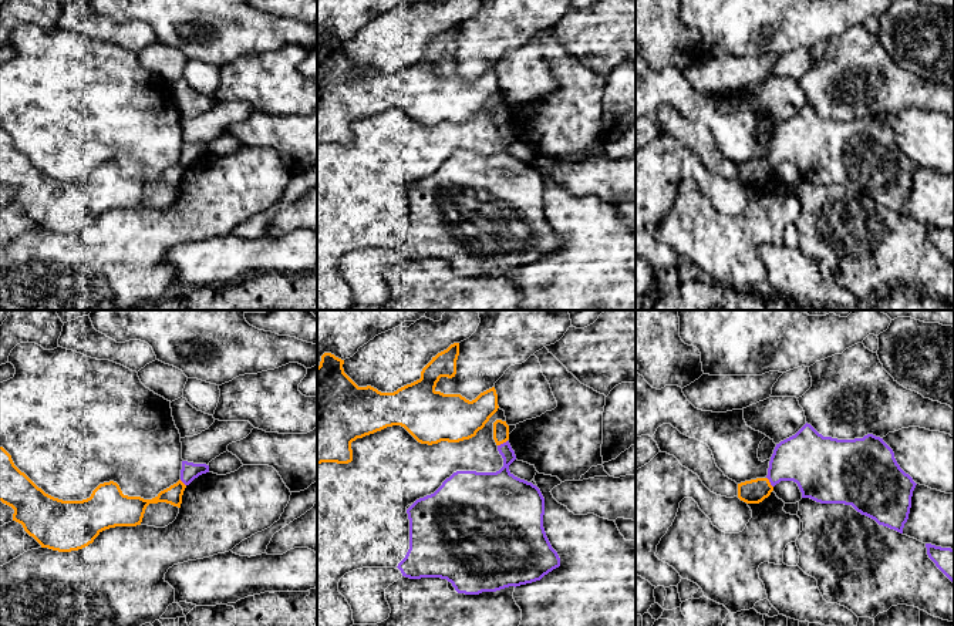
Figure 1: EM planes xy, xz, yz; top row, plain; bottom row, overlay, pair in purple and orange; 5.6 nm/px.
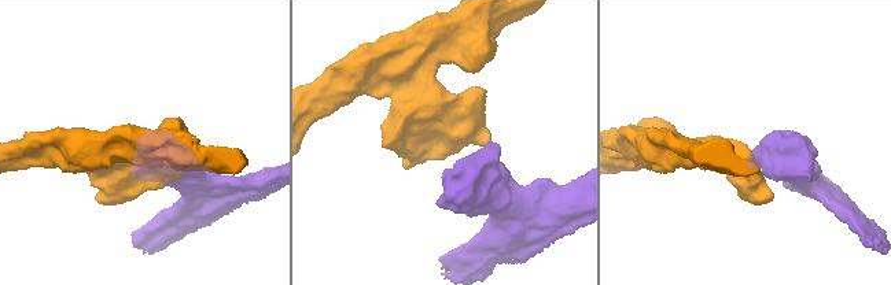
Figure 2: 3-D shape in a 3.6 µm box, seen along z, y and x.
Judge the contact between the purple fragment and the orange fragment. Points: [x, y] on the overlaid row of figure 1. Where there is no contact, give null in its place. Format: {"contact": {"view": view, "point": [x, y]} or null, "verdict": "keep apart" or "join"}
{"contact": {"view": "xz", "point": [504, 443]}, "verdict": "keep apart"}

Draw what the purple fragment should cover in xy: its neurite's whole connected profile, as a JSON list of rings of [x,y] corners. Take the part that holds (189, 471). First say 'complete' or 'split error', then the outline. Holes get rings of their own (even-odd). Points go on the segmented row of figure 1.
complete | [[[182,461],[181,481],[189,485],[195,478],[209,472],[209,465]]]

